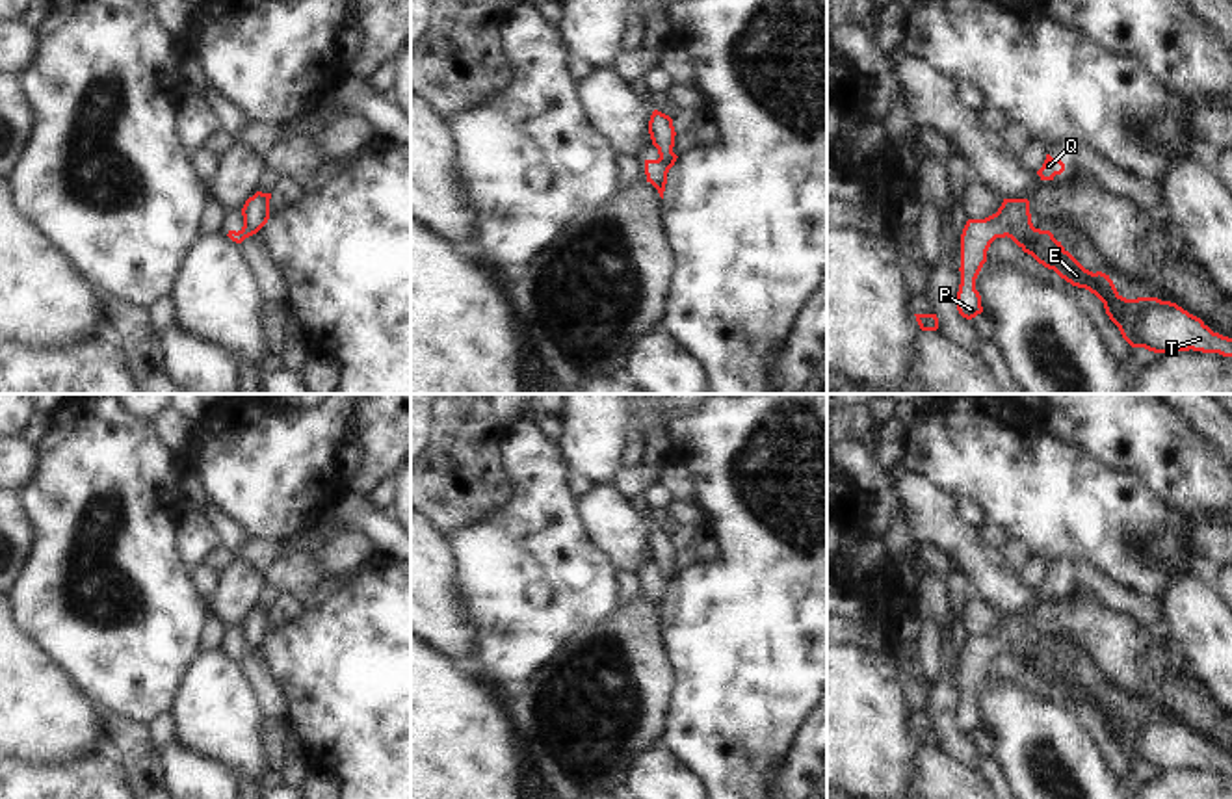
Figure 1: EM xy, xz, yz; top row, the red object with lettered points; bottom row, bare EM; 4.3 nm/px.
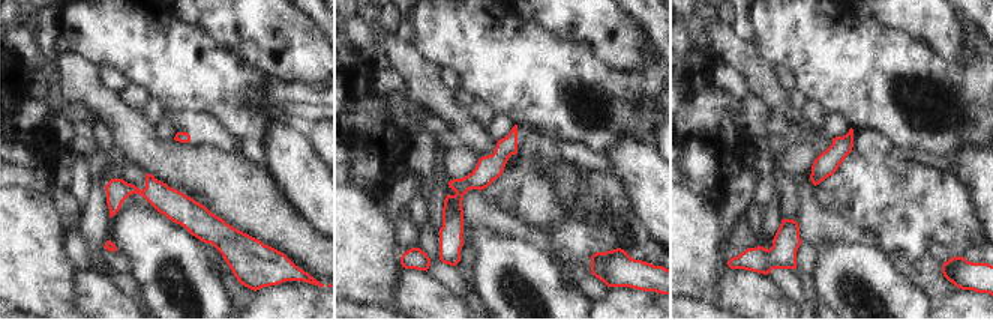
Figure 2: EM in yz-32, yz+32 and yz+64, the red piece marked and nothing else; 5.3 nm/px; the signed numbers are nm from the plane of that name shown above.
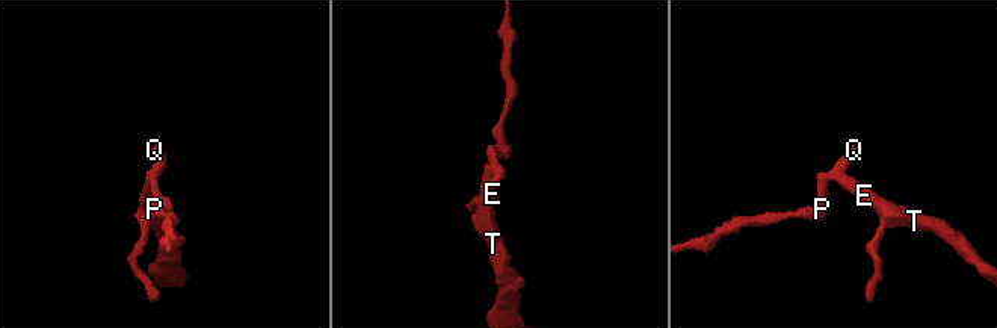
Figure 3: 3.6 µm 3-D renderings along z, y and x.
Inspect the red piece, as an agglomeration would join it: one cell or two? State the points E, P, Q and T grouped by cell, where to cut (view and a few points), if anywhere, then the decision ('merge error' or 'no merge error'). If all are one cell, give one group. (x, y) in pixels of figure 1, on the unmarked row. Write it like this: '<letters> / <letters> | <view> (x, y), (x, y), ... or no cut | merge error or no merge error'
E T / P Q | yz (1030, 634), (1019, 640), (1008, 653) | merge error

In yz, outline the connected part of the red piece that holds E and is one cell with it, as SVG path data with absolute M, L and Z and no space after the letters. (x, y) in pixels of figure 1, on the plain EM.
M1031 635L1015 643L1007 654L1072 702L1094 710L1132 764L1154 769L1193 766L1232 773L1232 754L1213 749L1200 734L1176 719L1158 714L1122 714L1109 691L1085 686L1050 647L1035 645Z

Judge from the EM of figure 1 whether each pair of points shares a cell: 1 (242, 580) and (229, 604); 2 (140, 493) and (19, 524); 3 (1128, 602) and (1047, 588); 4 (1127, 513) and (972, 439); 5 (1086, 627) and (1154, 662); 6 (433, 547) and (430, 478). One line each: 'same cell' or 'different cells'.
1: same cell
2: different cells
3: same cell
4: same cell
5: same cell
6: different cells

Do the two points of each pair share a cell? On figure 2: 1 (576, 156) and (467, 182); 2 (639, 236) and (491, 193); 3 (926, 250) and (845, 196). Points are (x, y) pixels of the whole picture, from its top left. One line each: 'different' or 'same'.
1: same
2: different
3: same

